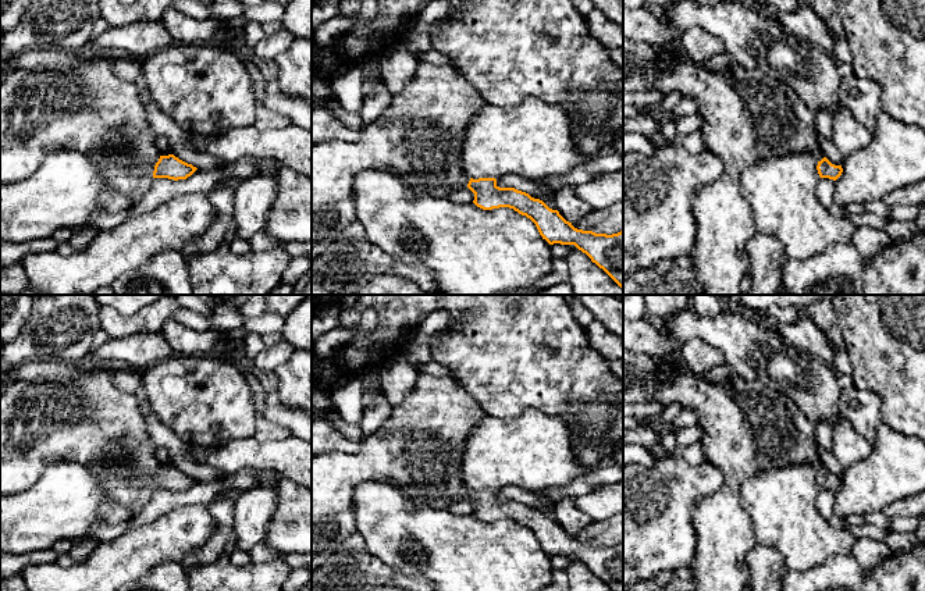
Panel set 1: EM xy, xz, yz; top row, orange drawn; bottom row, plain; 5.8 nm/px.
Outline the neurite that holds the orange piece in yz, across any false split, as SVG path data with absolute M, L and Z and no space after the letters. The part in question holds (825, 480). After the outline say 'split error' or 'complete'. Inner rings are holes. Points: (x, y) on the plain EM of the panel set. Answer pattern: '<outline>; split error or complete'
M623 348L623 403L659 400L665 407L679 403L683 410L694 412L701 427L700 445L705 460L723 473L723 484L715 494L700 499L694 510L697 551L690 565L691 581L695 591L741 591L750 584L746 556L755 545L753 521L741 502L741 484L764 470L787 464L814 464L821 489L836 492L843 480L823 467L818 453L817 423L803 414L789 396L762 382L748 384L733 371L725 380L707 381L691 371L668 371L661 377L657 370L662 366L663 360L658 356Z; split error

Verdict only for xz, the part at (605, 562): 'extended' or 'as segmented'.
extended

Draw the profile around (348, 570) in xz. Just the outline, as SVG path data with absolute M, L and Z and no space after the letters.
M341 545L334 556L312 573L312 591L373 591L396 585L409 591L435 591L424 577L408 577L364 551Z

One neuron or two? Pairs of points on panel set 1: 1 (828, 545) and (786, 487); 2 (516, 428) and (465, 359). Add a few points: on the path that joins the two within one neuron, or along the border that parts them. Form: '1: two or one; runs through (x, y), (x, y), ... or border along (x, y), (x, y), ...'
1: one; runs through (814, 531), (786, 501)
2: two; border along (541, 410), (526, 409), (511, 417), (486, 415)

